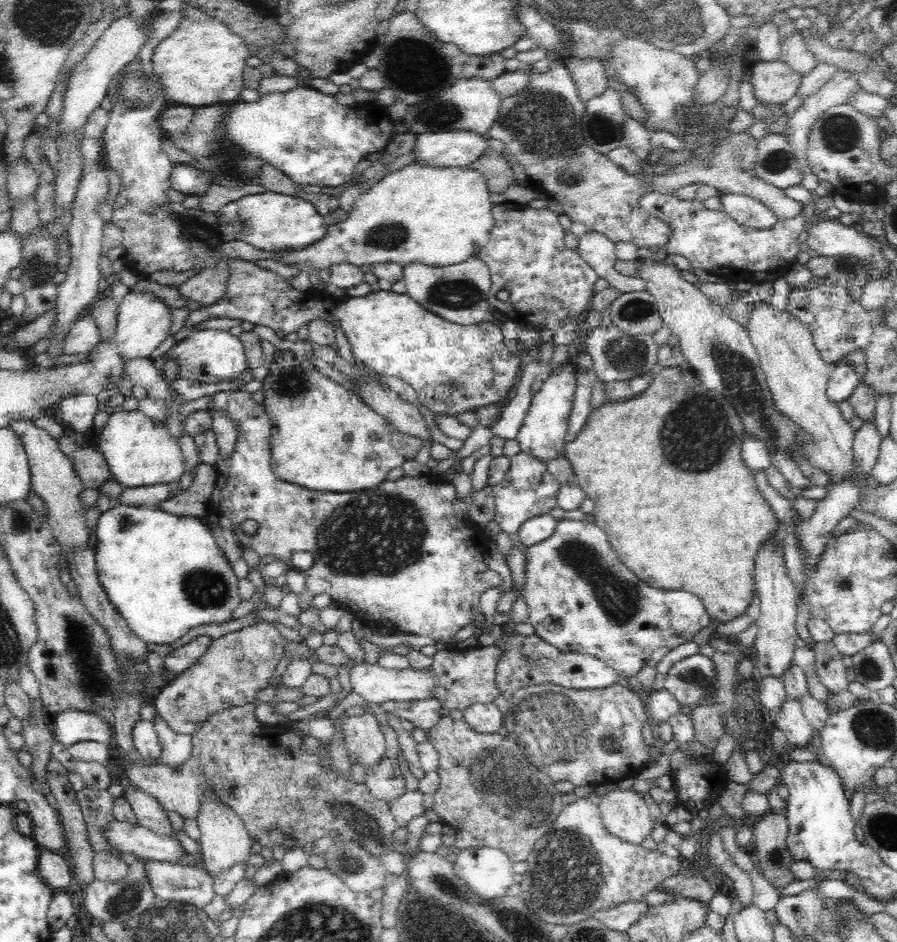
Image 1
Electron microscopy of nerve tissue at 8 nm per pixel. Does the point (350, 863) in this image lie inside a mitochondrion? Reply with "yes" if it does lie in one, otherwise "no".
yes

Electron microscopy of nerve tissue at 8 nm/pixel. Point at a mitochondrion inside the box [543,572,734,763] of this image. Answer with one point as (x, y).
(695, 677)

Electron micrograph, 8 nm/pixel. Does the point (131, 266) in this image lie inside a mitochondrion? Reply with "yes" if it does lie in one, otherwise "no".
no

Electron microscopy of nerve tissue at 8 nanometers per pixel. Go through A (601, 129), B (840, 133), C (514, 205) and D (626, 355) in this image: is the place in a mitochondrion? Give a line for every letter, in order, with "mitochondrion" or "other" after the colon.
A: mitochondrion
B: mitochondrion
C: other
D: mitochondrion

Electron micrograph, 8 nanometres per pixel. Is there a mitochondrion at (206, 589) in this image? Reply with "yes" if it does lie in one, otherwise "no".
yes

